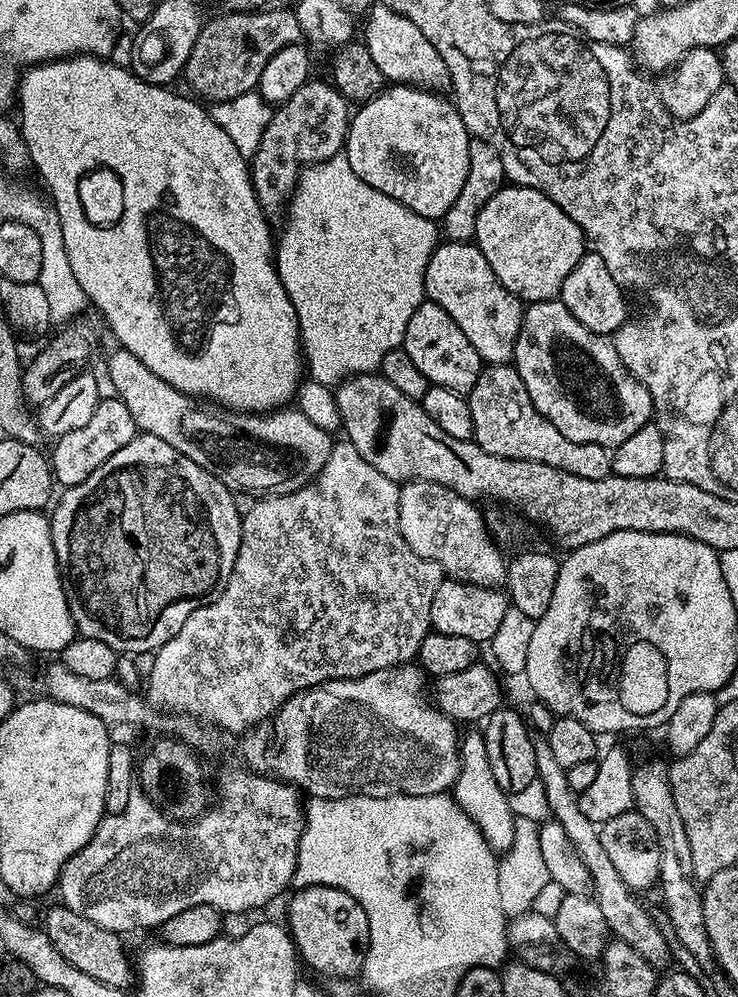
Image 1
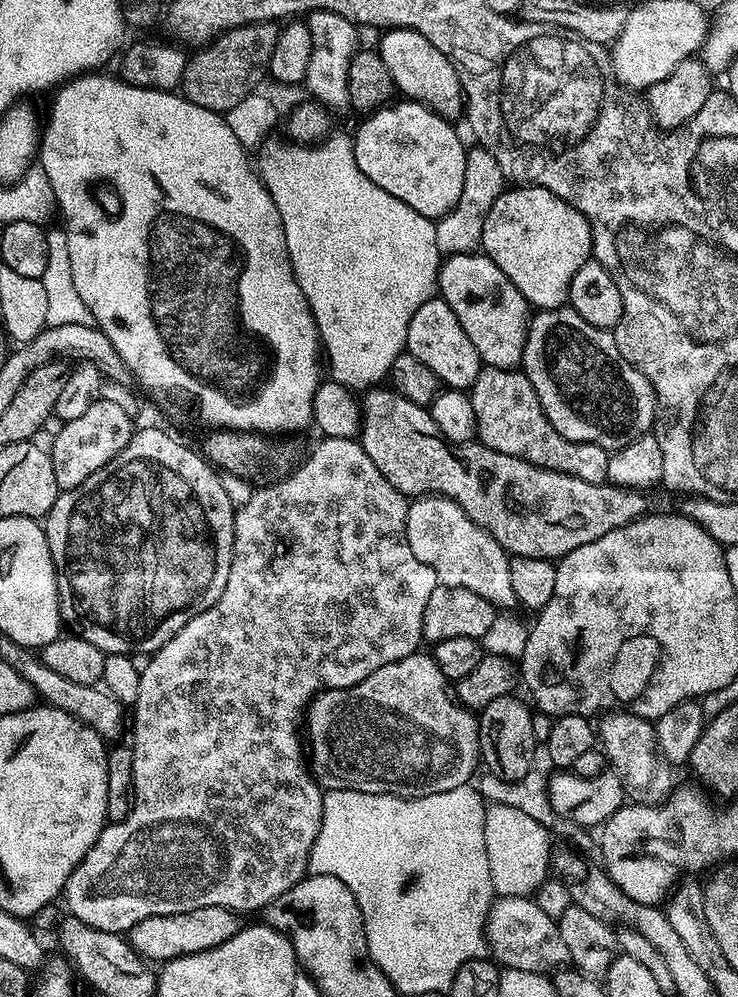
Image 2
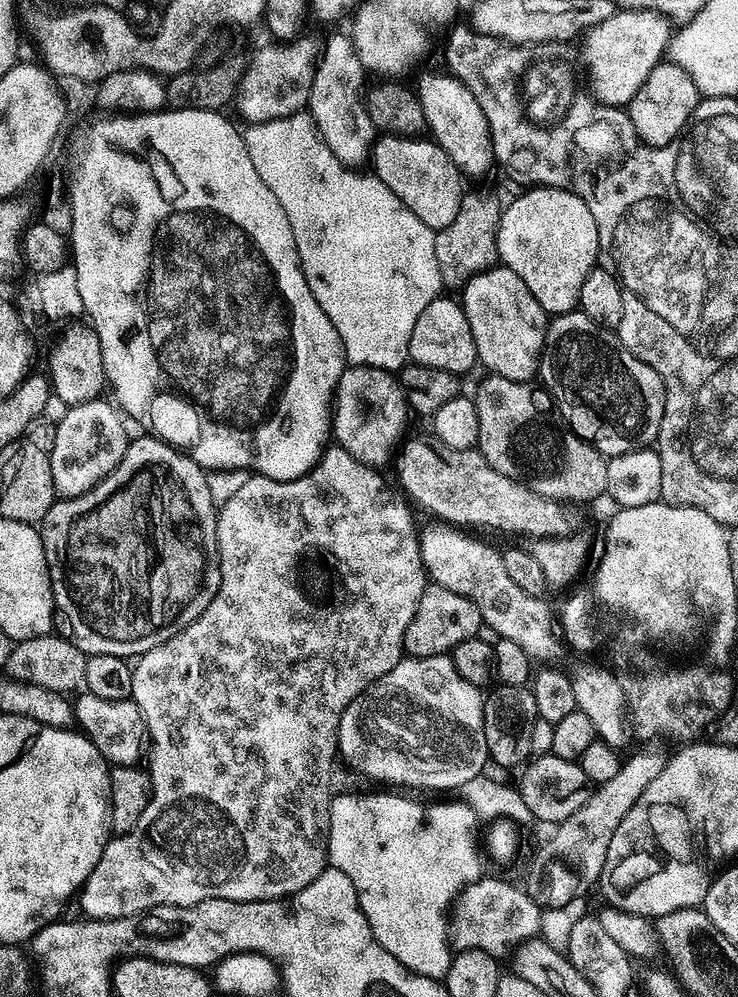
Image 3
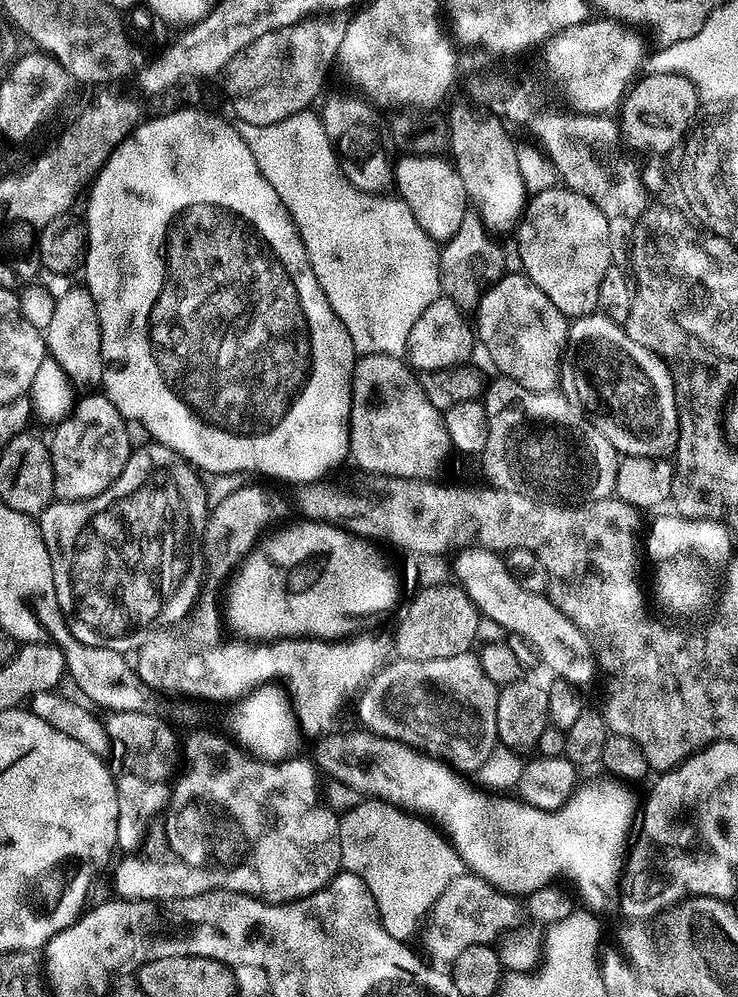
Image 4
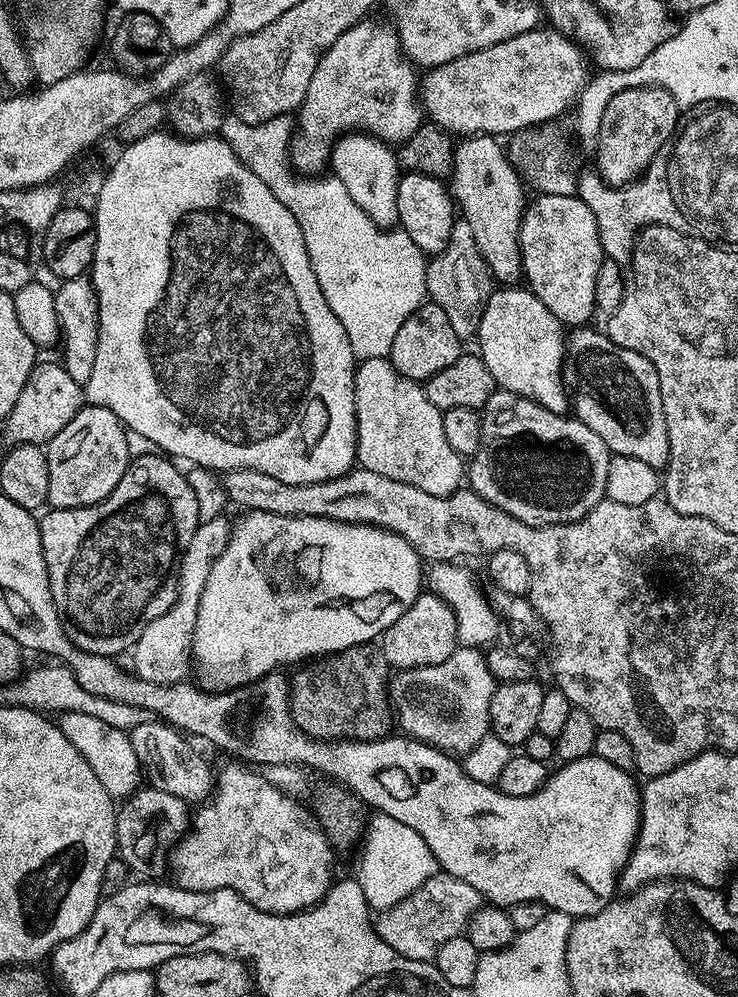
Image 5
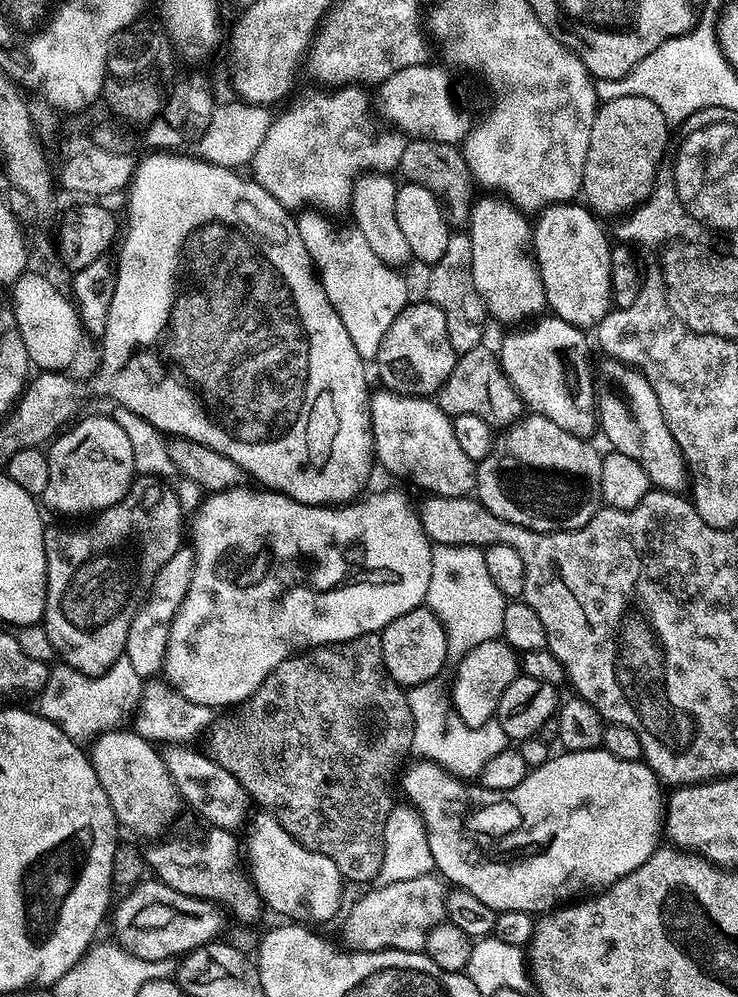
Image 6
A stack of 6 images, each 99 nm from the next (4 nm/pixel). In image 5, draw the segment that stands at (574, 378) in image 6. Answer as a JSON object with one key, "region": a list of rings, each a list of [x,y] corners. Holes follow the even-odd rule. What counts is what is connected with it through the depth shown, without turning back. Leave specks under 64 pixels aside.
{"region":[[[500,286],[489,292],[480,319],[478,354],[503,391],[530,398],[551,412],[567,413],[570,396],[562,375],[565,339],[565,325],[527,287]]]}

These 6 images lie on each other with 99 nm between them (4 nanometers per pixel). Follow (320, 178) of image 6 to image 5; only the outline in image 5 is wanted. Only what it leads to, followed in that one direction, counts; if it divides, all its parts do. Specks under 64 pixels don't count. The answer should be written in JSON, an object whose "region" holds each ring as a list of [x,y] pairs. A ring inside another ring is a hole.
{"region":[[[365,18],[346,30],[318,62],[305,100],[299,106],[298,119],[290,137],[290,160],[297,169],[308,174],[320,174],[329,167],[332,146],[337,139],[350,132],[375,136],[389,146],[407,143],[420,128],[422,108],[418,103],[418,72],[411,60],[400,49],[400,39],[391,23]]]}

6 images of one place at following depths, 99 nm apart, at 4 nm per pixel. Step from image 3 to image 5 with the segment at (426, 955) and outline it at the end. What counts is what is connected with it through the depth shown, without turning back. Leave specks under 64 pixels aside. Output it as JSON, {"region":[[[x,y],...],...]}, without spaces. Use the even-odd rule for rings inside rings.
{"region":[[[383,814],[373,817],[373,820],[371,817],[367,821],[364,829],[360,869],[354,872],[354,878],[362,886],[362,896],[369,909],[383,910],[414,894],[418,886],[437,873],[438,865],[430,846],[426,846],[418,830],[410,830],[410,826],[406,826],[406,822],[398,822],[398,818]]]}

